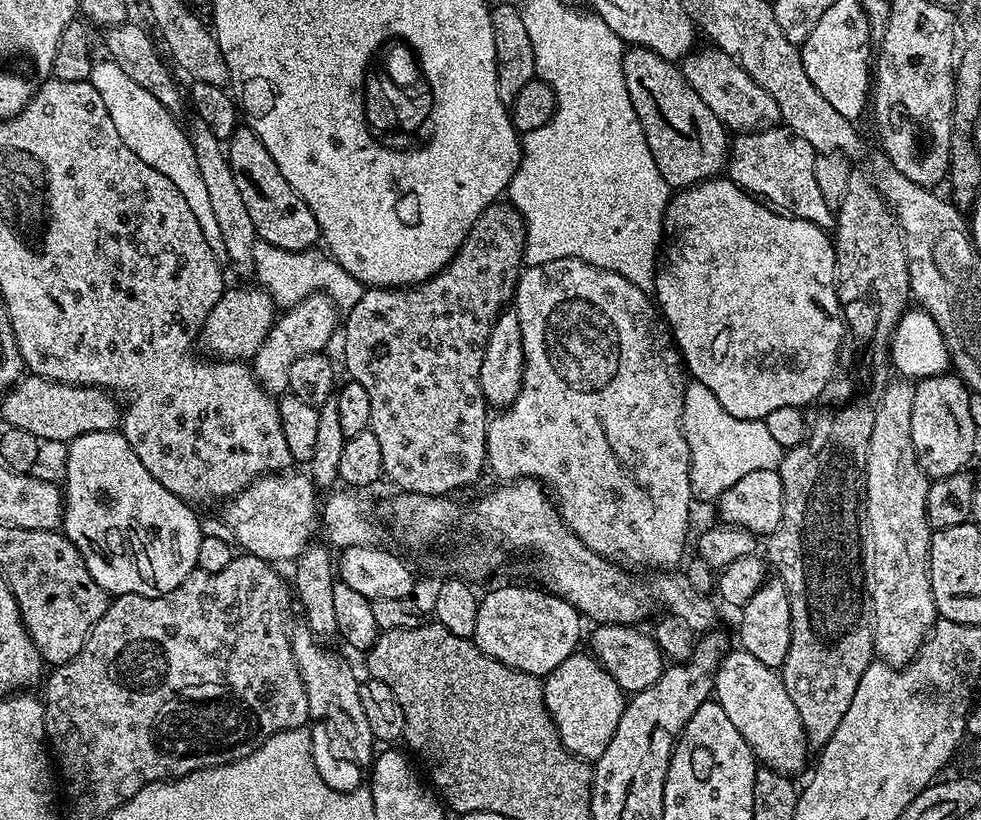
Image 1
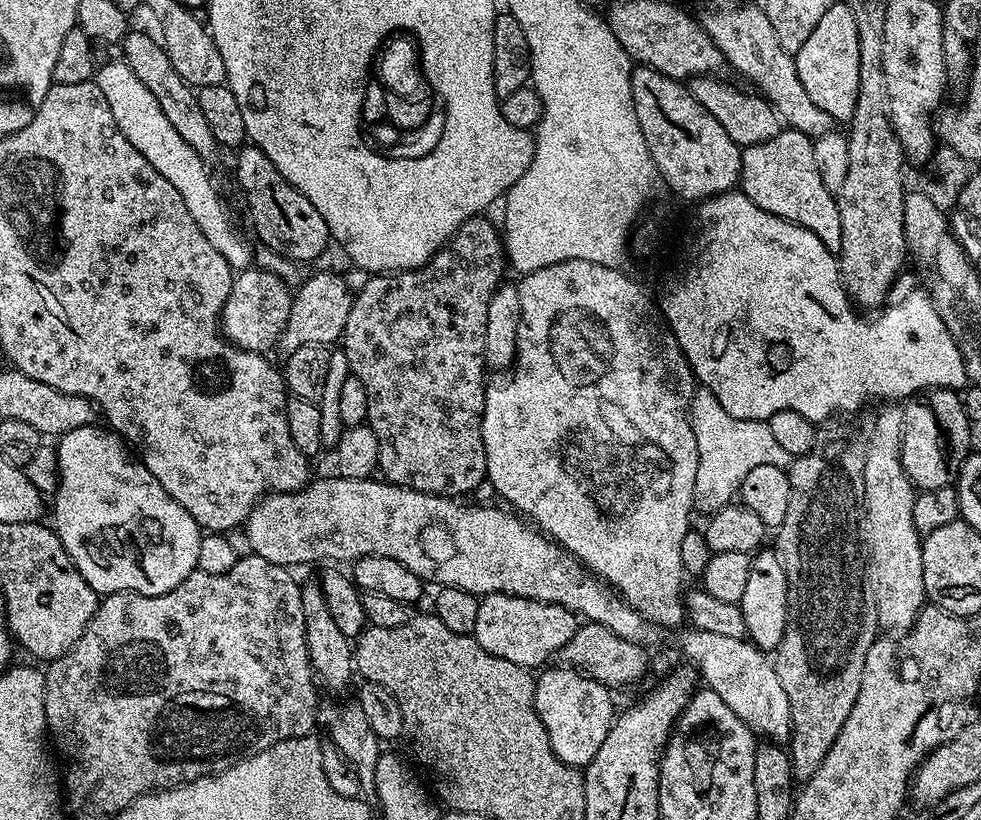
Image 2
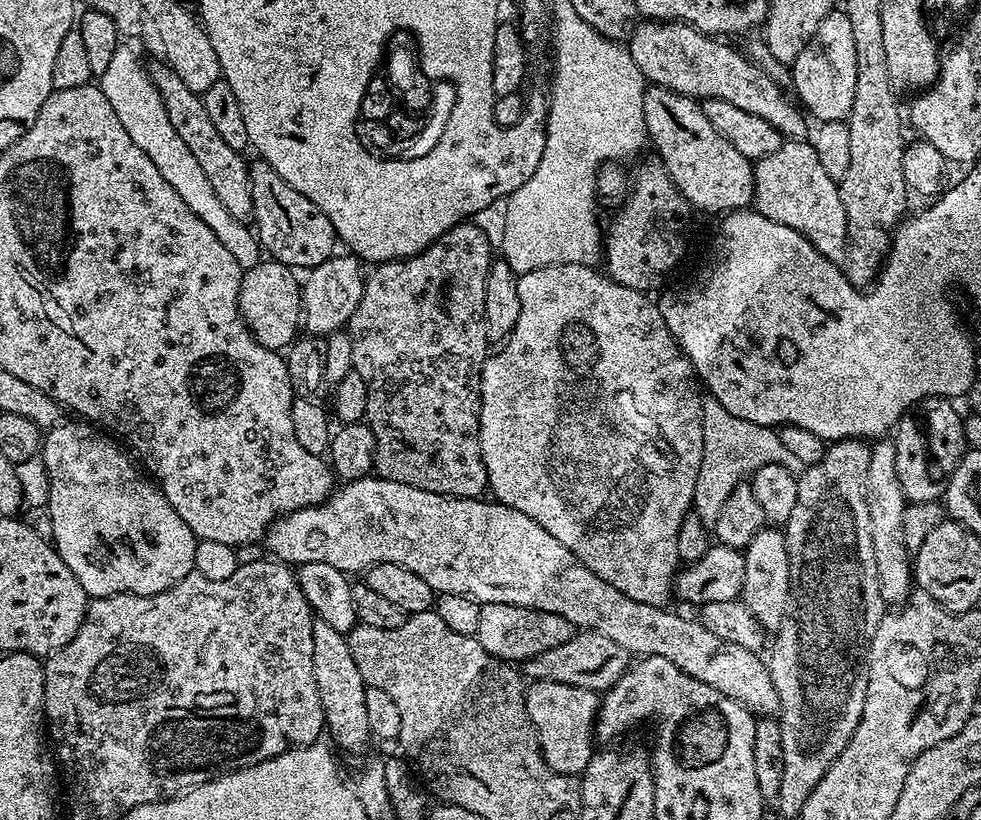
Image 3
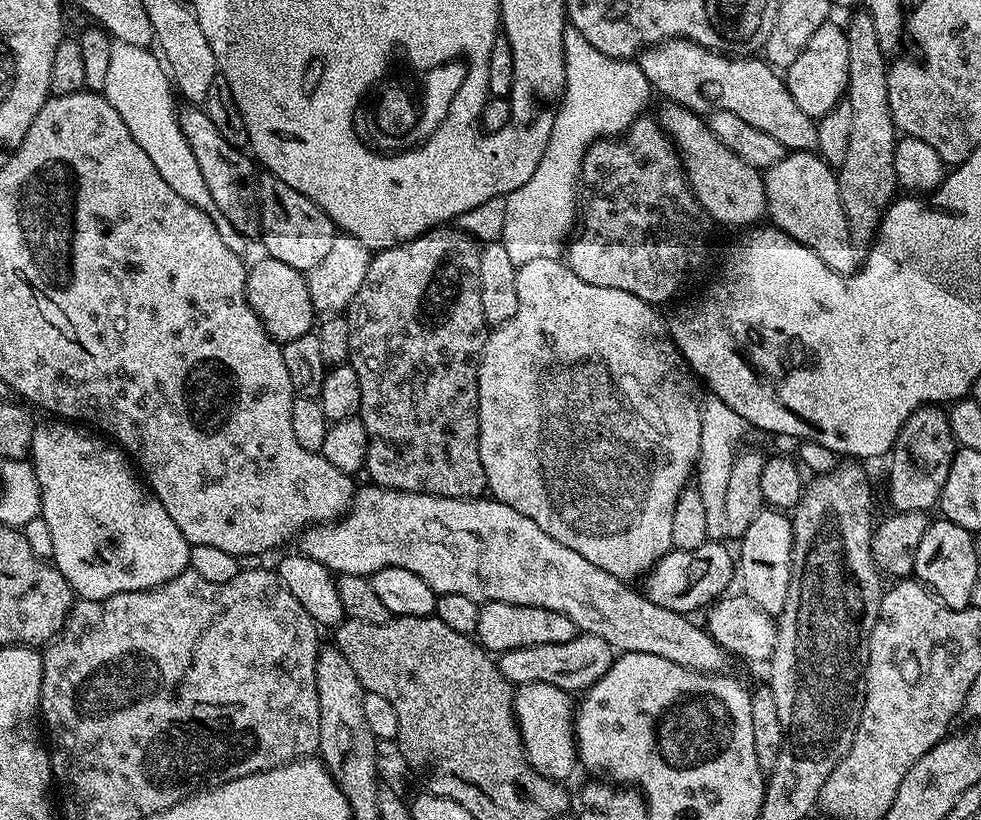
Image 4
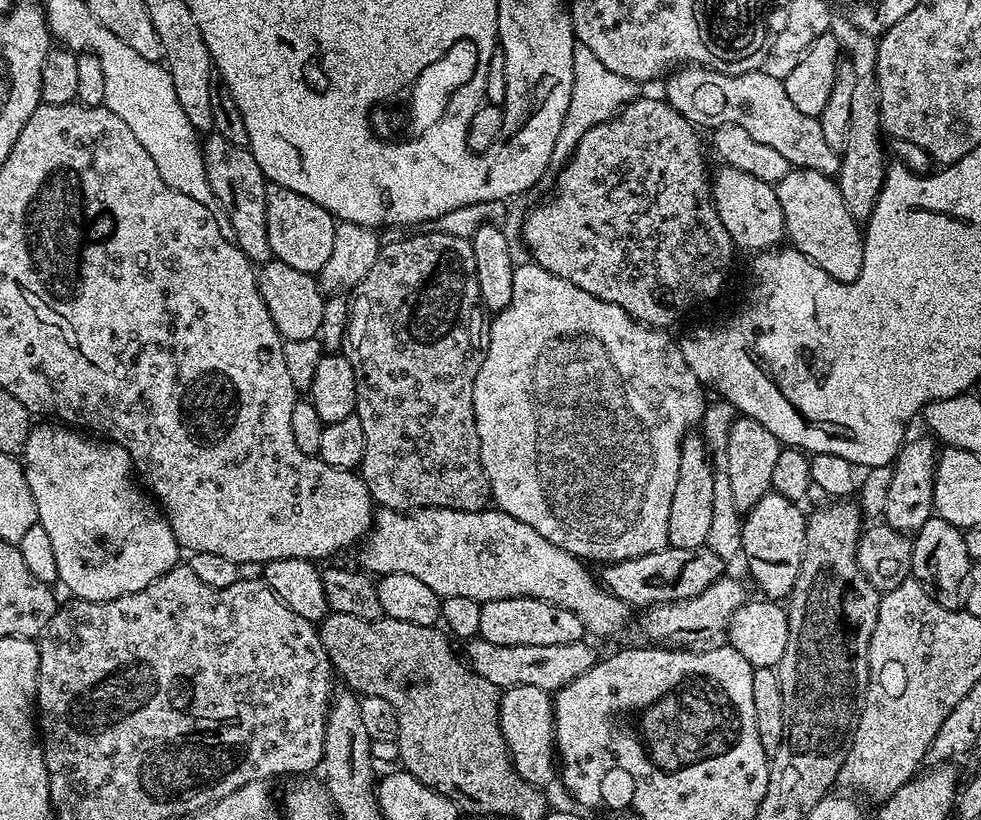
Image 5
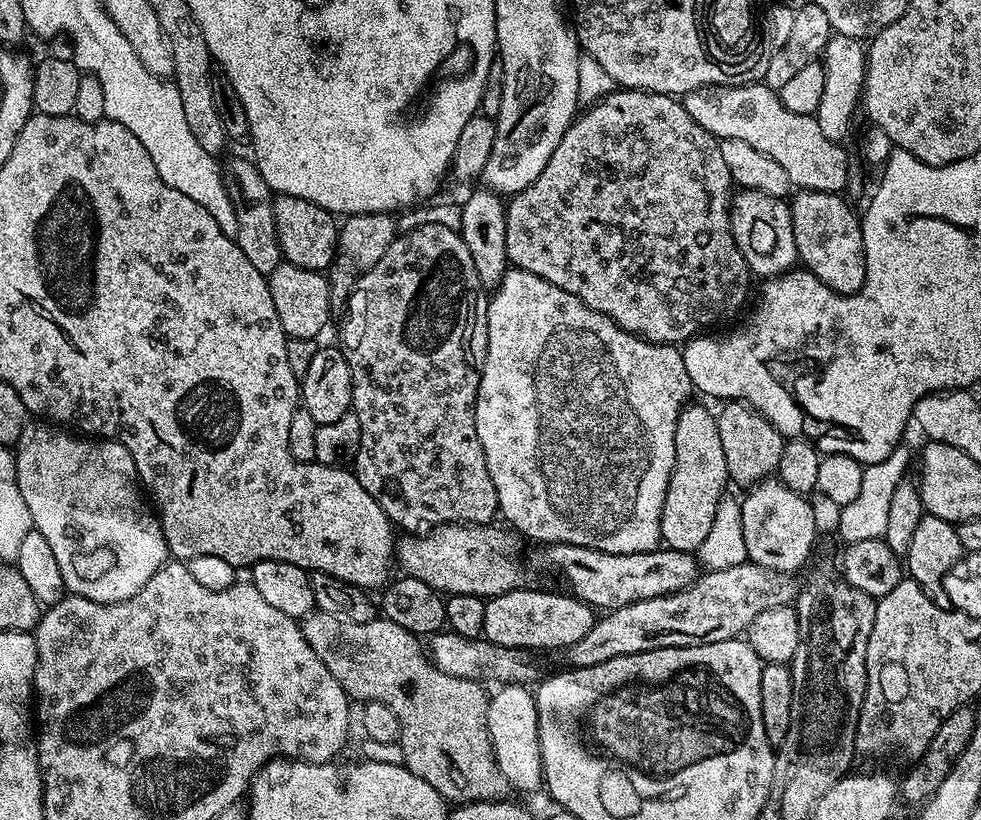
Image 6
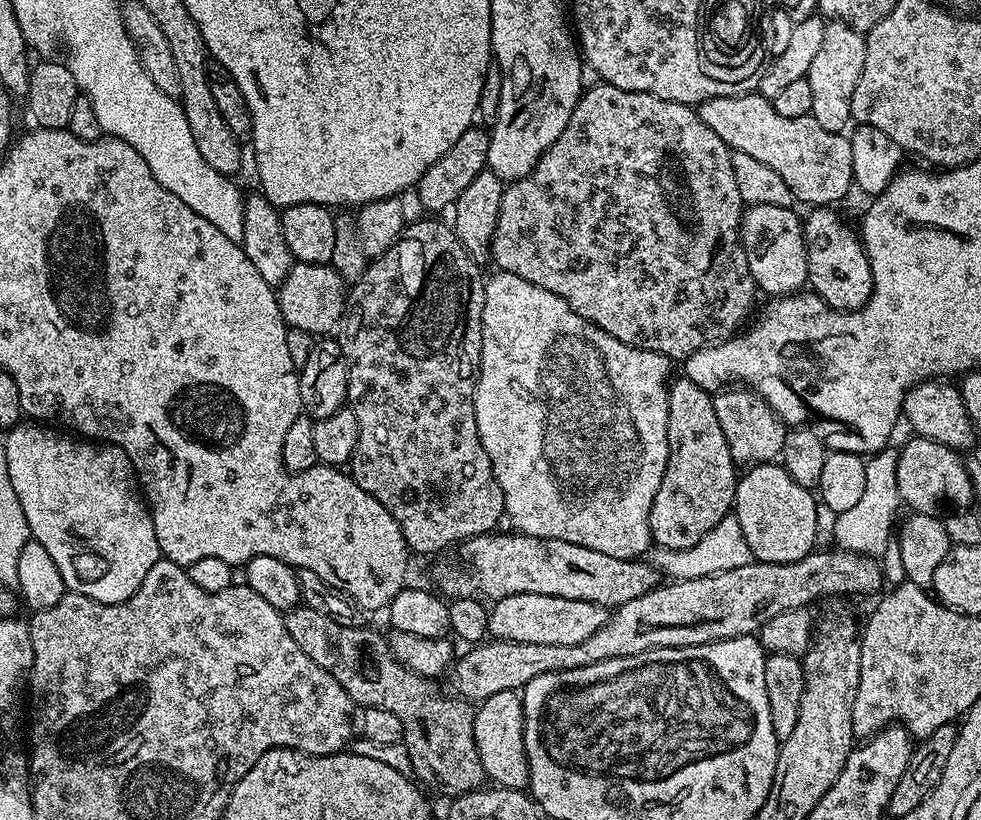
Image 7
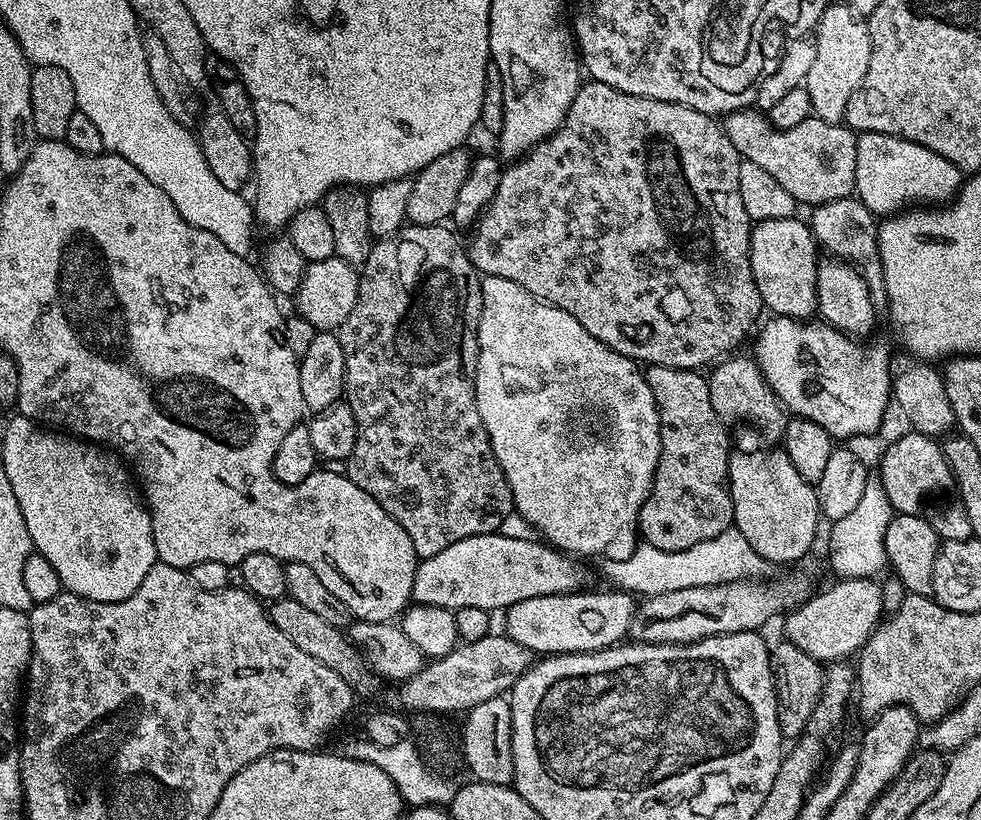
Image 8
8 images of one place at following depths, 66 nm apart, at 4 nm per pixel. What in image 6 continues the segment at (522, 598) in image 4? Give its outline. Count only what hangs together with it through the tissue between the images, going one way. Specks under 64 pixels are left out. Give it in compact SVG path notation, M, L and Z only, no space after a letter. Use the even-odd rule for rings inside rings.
M437 524L423 534L404 534L395 541L394 560L401 573L426 582L426 586L435 588L441 594L474 594L491 598L521 587L525 583L524 568L516 561L515 531L507 527L496 528L491 524Z

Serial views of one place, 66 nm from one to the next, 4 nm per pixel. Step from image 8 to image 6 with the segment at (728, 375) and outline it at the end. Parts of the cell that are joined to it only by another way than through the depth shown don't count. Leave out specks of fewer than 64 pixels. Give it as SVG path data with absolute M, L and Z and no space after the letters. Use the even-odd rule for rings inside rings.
M733 400L721 408L724 409L717 411L715 417L718 438L722 438L729 481L746 490L775 473L778 458L782 458L782 446L786 438L757 408L751 408L743 400Z

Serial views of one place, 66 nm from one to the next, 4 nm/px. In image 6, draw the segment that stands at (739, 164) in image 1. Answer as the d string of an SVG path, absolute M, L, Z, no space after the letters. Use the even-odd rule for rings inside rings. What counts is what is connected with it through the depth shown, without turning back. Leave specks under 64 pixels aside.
M800 190L791 197L790 207L794 222L794 246L799 263L826 286L830 286L830 290L849 296L864 285L866 258L860 229L861 217L852 213L851 206L844 198L835 192Z

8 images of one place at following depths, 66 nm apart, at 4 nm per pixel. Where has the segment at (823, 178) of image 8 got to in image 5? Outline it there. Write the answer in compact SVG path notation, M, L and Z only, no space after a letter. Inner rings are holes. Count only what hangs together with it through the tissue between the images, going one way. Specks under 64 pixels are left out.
M699 66L685 67L675 76L676 84L669 86L666 99L692 124L704 130L711 130L720 124L737 124L753 136L754 142L762 142L762 146L778 150L792 168L818 170L830 177L839 173L841 153L830 150L822 135L819 119L802 114L802 110L790 102L783 80L770 78L763 70L744 72L729 79L723 72Z

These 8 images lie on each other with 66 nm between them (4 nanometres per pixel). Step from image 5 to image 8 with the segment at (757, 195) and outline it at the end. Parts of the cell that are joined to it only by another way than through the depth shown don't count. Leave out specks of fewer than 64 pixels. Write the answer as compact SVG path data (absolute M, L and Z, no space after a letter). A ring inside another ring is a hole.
M770 218L758 220L750 234L750 270L758 286L760 303L769 313L804 320L817 311L816 266L818 245L811 227L800 218Z

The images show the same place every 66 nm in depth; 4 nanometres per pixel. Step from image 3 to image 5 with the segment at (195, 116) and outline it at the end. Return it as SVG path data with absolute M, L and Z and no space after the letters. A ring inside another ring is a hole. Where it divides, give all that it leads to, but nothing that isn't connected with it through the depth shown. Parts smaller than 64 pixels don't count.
M215 134L205 135L202 147L206 178L210 182L210 190L214 194L223 219L230 222L231 239L242 250L242 254L246 254L246 258L252 261L253 265L267 264L269 260L273 259L270 238L266 234L266 190L268 184L251 148L234 146L230 142L226 142L226 138Z

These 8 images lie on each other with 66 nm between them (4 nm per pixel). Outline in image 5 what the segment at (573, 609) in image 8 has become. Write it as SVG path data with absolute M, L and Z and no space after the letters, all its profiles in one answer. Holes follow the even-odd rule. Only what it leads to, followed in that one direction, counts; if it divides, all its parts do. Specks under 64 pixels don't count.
M502 598L491 600L480 605L482 619L480 621L479 639L494 642L494 646L562 646L570 642L584 640L586 633L584 624L570 610L557 604L551 604L538 598Z

